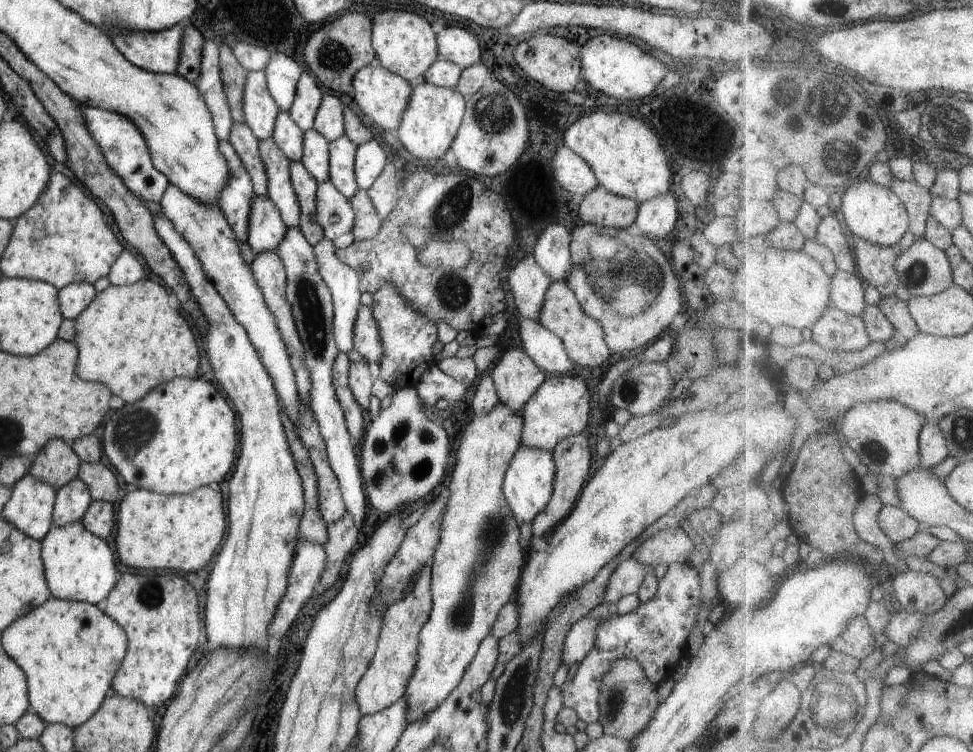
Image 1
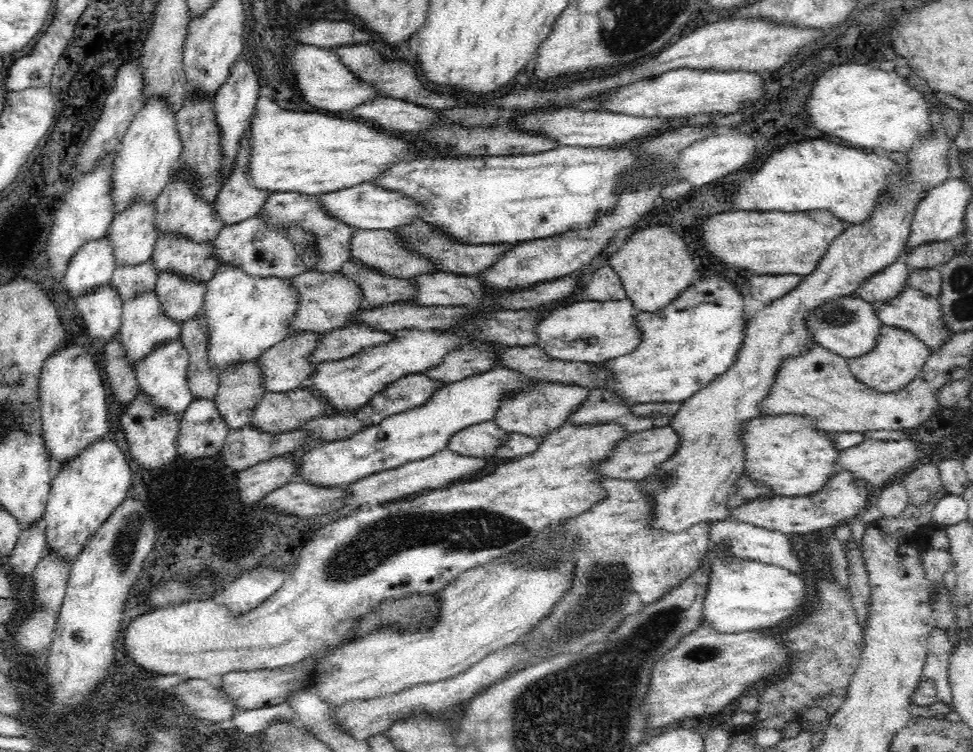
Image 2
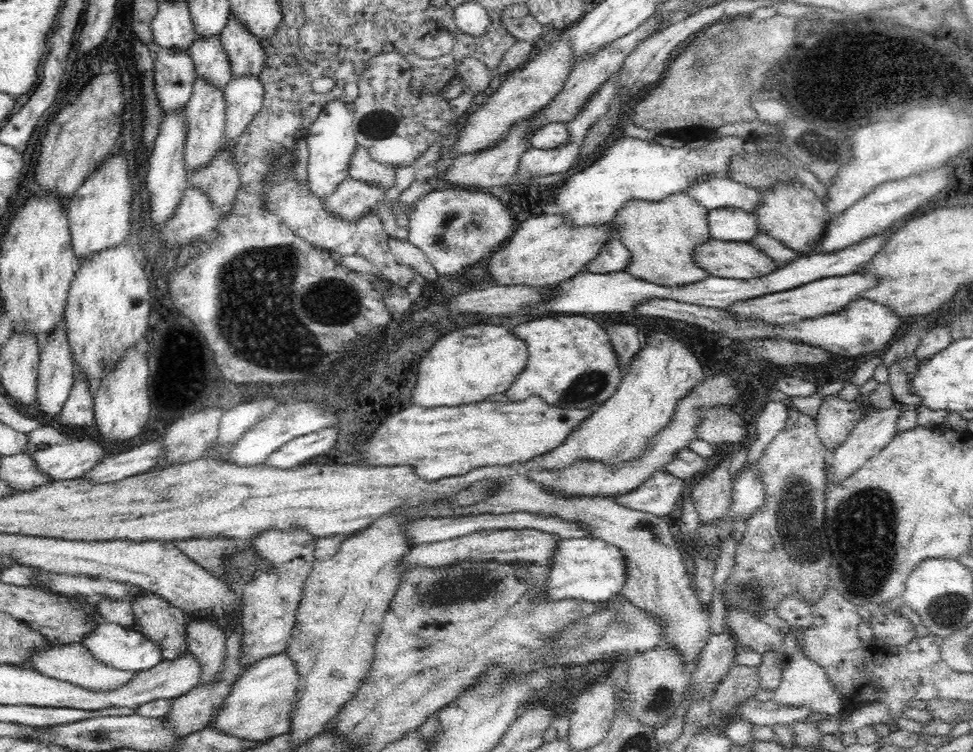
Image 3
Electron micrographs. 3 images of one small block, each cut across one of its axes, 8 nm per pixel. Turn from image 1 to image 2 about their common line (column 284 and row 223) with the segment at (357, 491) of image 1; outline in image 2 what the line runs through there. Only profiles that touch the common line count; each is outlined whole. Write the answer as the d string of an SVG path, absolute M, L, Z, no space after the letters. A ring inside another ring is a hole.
M263 214L252 216L240 224L224 225L212 240L218 266L236 265L253 278L292 278L308 272L318 260L314 244L314 233L302 229L300 225L290 225L285 229L268 227L267 216Z

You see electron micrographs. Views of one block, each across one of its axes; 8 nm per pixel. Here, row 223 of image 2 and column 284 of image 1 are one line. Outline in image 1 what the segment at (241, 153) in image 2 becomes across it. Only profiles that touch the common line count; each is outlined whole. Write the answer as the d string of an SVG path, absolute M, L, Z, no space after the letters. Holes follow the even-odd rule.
M257 196L252 202L247 239L252 253L256 256L266 252L276 252L286 239L288 230L278 208L269 198Z

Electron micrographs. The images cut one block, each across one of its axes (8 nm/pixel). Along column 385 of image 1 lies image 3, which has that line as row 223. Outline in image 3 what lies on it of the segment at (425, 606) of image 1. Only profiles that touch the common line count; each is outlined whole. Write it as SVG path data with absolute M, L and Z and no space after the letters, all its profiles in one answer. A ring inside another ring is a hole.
M686 193L668 196L660 202L632 200L611 221L616 238L630 251L626 270L634 277L662 287L684 287L695 284L709 275L694 263L694 250L713 238L710 233L709 211Z

